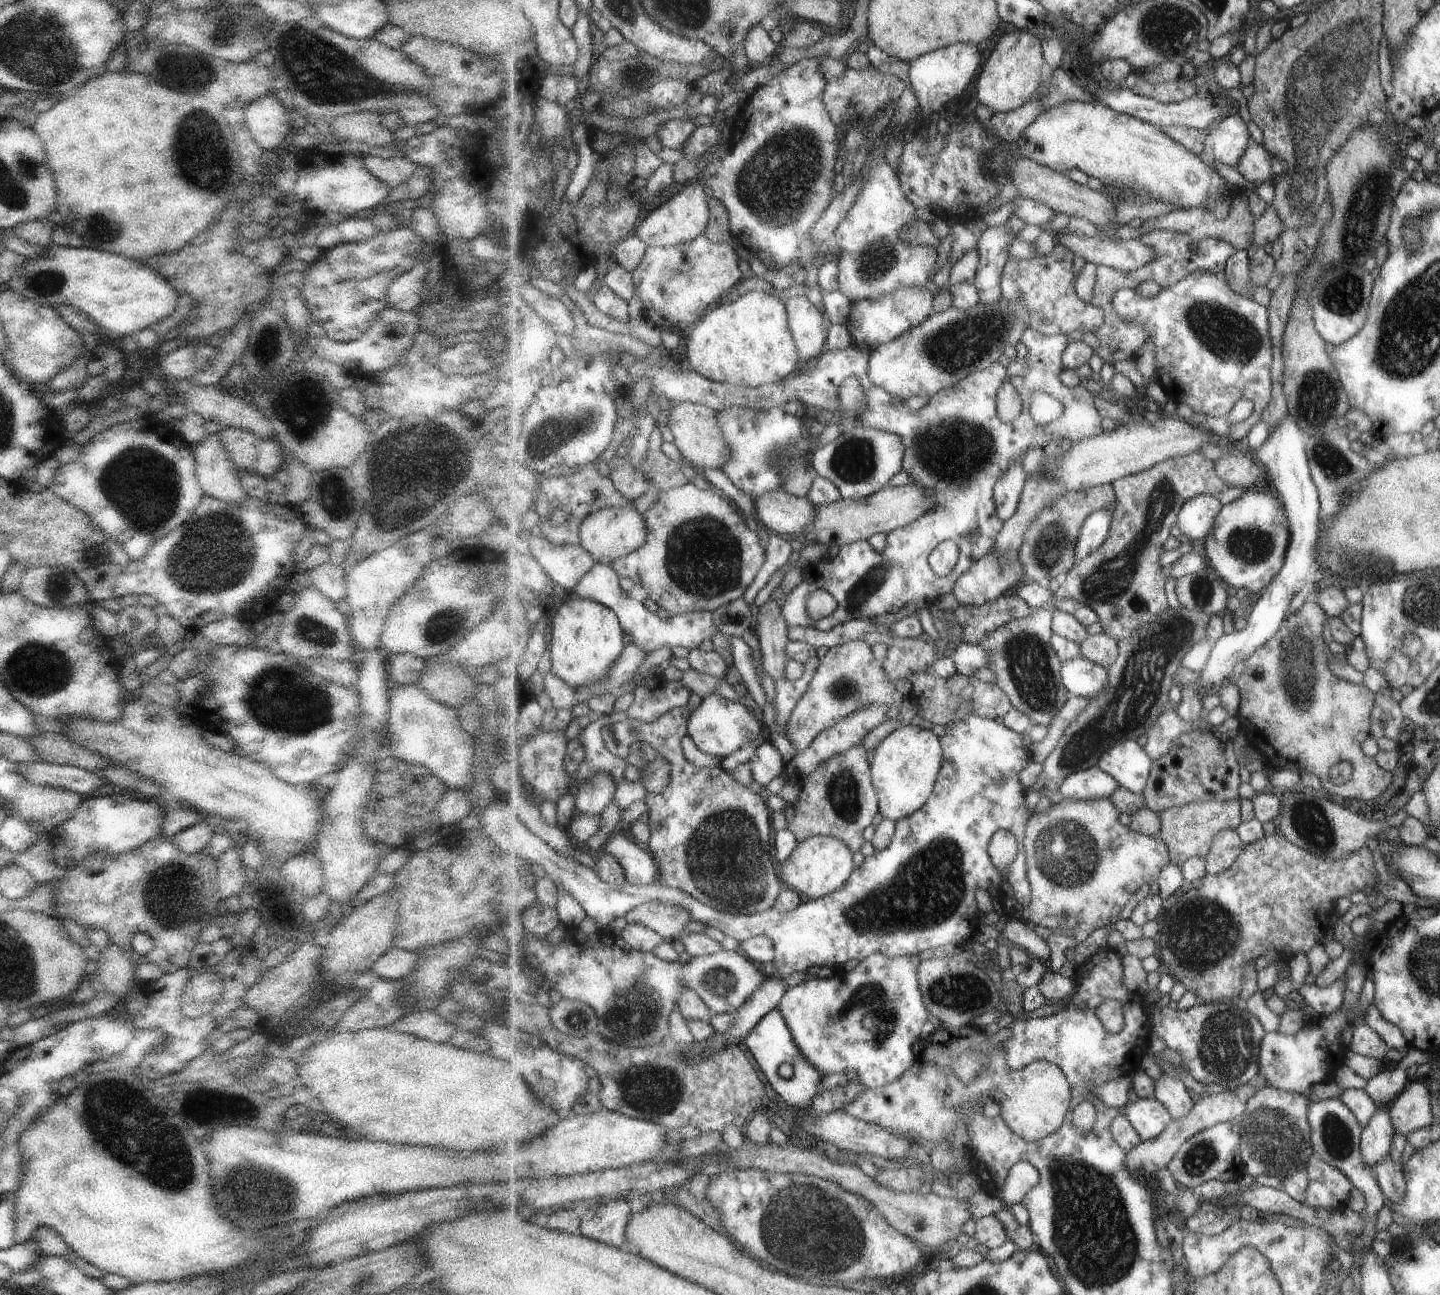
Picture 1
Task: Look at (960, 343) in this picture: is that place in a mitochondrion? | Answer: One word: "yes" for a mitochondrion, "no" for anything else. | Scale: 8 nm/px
yes

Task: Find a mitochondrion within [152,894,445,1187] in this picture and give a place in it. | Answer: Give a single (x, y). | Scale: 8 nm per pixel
(170, 1016)

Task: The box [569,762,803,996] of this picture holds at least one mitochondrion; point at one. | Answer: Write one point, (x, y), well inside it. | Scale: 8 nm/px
(722, 854)

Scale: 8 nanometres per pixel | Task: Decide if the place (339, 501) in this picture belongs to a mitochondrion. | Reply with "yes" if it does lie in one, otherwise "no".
yes

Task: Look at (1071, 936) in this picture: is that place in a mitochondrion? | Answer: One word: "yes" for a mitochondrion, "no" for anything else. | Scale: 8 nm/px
no

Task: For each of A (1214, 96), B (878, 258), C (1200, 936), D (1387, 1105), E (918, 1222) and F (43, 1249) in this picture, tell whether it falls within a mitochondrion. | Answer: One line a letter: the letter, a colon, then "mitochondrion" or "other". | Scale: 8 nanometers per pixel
A: other
B: mitochondrion
C: mitochondrion
D: other
E: mitochondrion
F: other

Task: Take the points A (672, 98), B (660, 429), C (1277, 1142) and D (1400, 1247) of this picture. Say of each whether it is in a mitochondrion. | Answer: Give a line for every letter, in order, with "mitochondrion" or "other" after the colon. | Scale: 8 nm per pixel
A: other
B: other
C: mitochondrion
D: other

